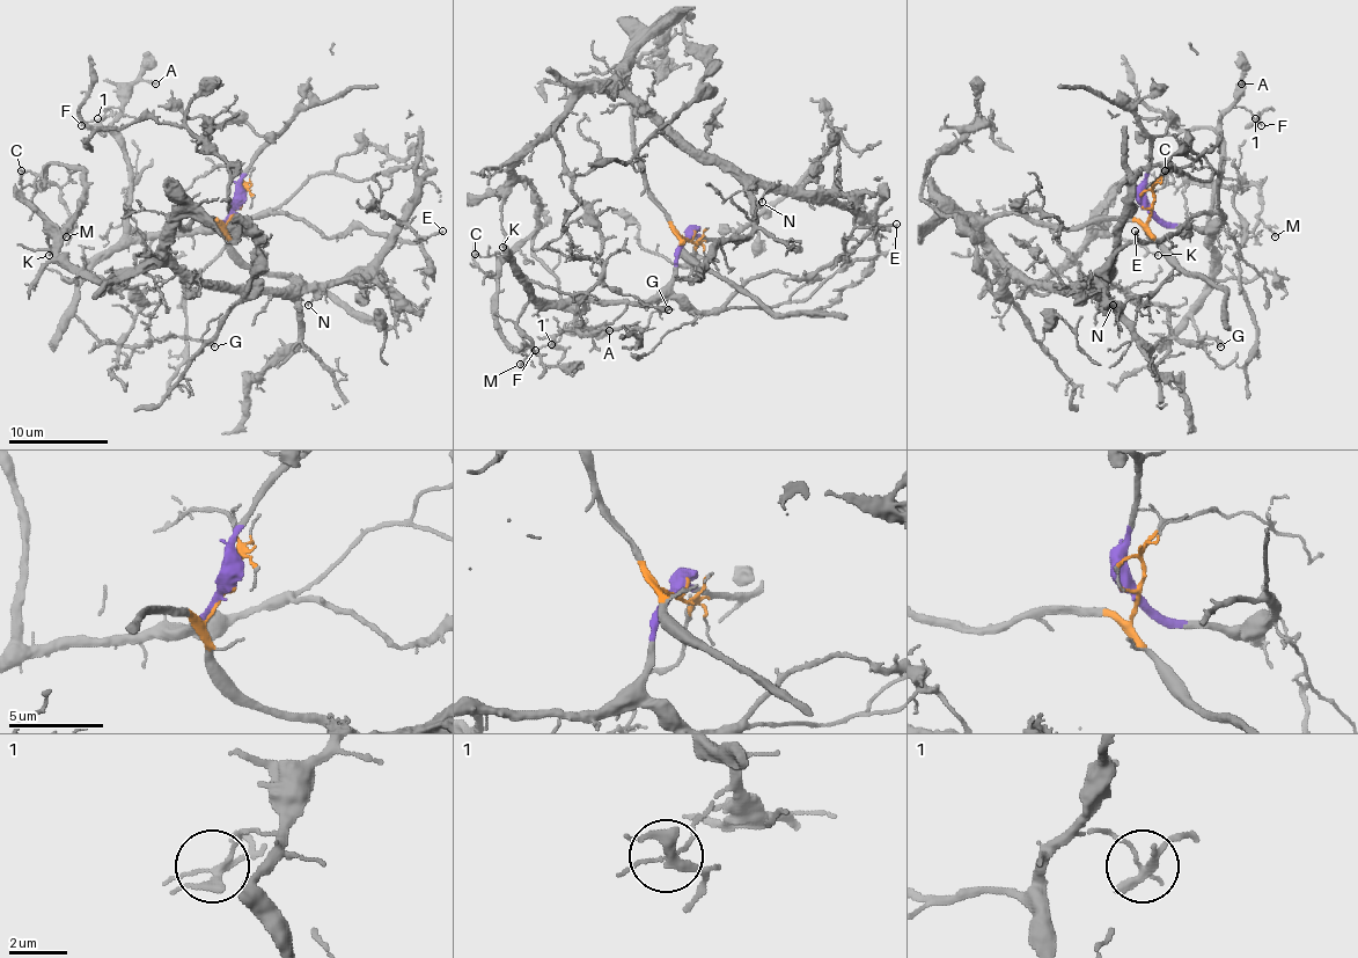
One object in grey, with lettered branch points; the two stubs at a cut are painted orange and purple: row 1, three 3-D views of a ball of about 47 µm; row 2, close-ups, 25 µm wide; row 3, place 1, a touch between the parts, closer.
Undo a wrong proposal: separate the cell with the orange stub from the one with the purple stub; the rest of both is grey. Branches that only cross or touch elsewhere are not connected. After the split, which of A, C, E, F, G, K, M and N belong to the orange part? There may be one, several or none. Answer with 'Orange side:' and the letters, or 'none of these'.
Orange side: C, K, M, N

